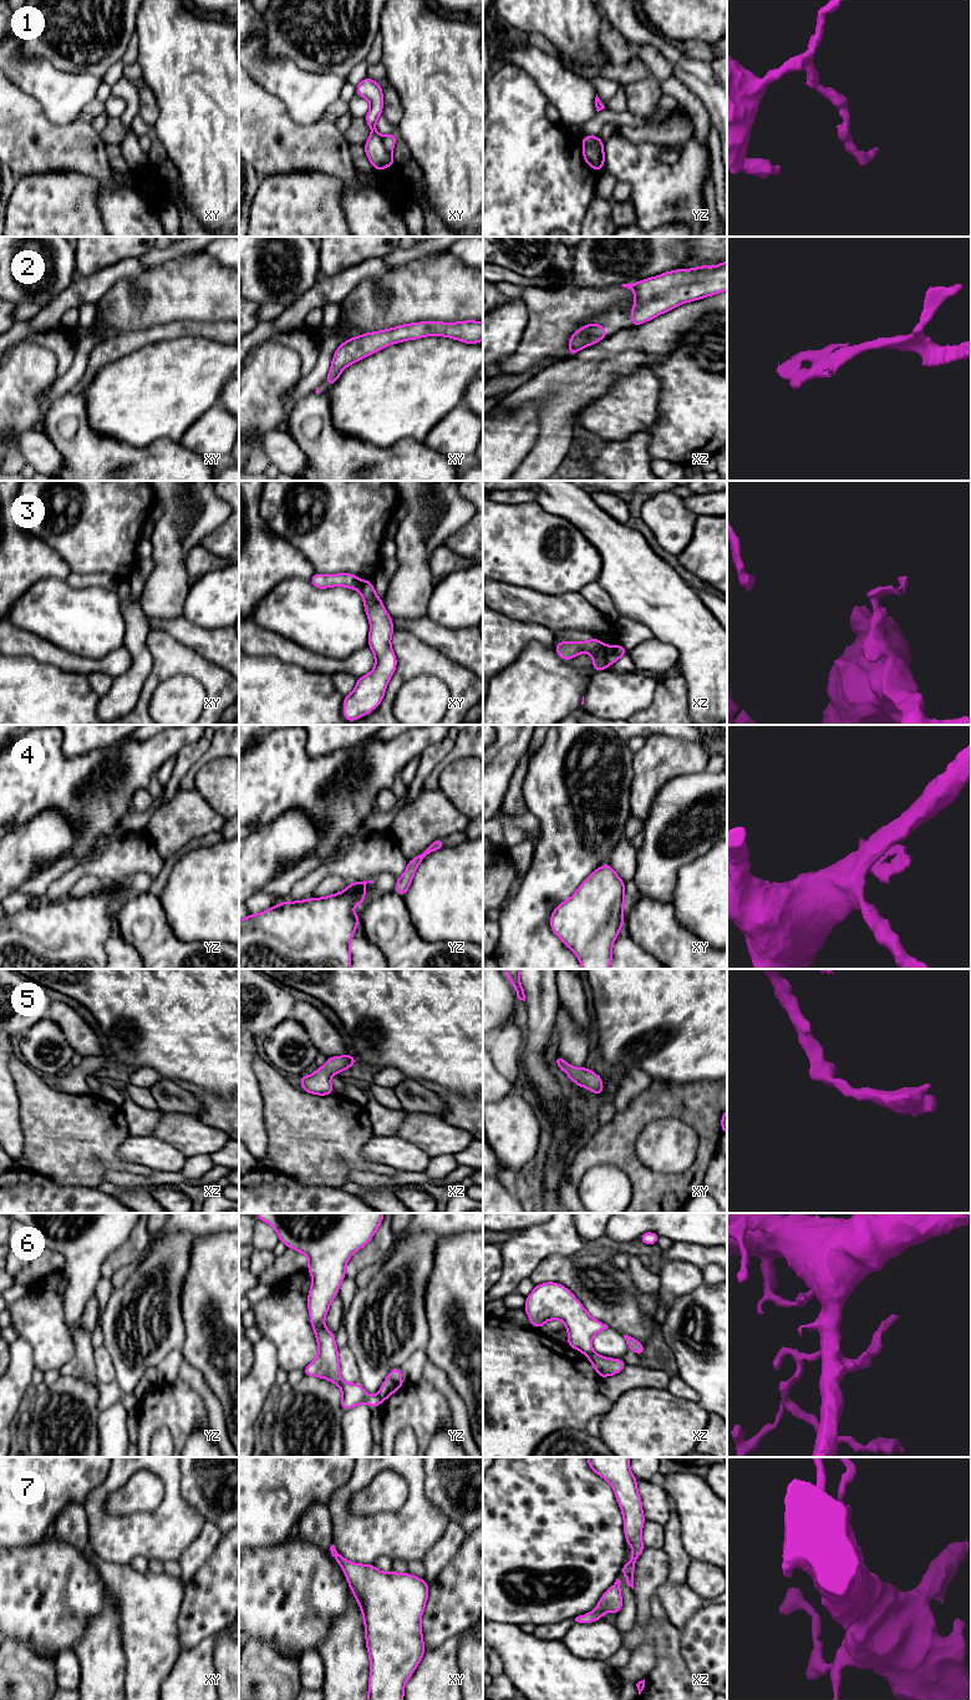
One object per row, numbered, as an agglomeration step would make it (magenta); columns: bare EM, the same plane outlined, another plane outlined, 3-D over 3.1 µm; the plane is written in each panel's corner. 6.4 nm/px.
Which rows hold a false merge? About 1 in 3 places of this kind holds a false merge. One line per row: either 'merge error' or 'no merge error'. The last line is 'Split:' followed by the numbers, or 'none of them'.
1: merge error
2: no merge error
3: merge error
4: merge error
5: no merge error
6: merge error
7: no merge error
Split: 1, 3, 4, 6

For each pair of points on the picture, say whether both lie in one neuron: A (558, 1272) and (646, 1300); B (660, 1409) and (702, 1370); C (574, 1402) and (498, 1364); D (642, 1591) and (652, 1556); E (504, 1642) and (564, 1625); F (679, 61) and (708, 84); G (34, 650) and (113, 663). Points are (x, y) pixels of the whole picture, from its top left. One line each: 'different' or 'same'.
A: different
B: different
C: same
D: same
E: different
F: same
G: same

